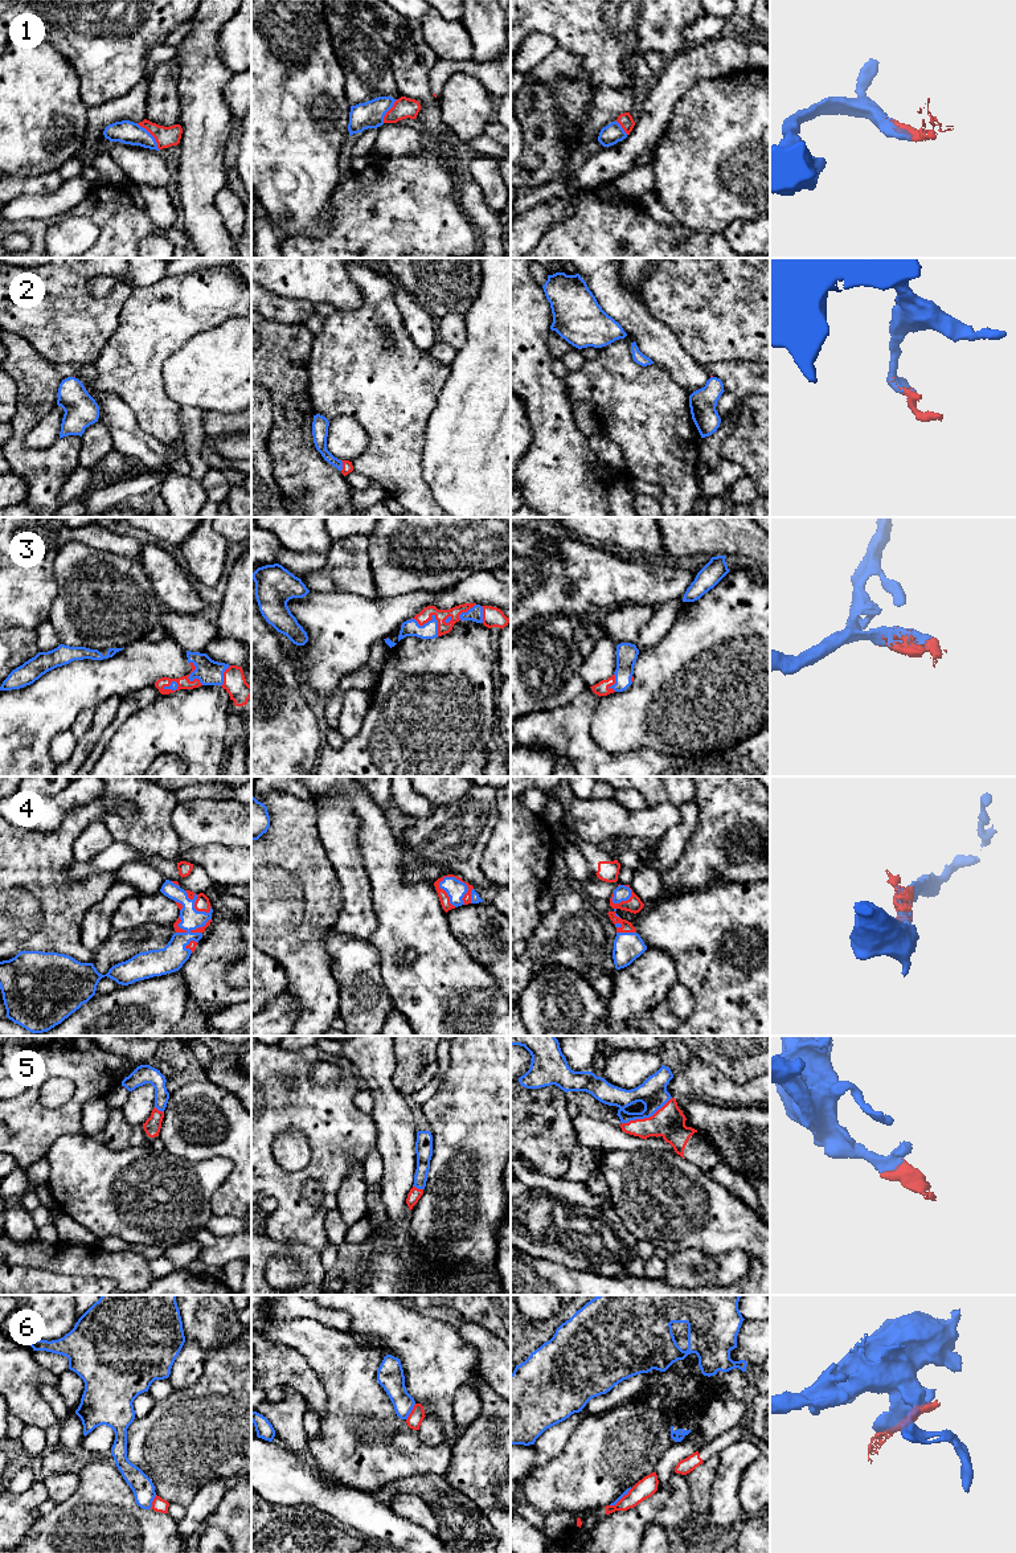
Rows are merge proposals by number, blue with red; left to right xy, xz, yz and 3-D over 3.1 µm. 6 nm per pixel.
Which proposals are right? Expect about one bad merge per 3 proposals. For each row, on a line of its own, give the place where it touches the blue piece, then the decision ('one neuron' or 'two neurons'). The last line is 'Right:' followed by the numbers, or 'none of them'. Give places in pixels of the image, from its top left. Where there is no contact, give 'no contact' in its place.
1: xy (151, 135) | one neuron
2: xz (341, 464) | one neuron
3: xz (433, 618) | one neuron
4: xz (461, 881) | one neuron
5: yz (646, 1117) | one neuron
6: xz (410, 1412) | two neurons
Right: 1, 2, 3, 4, 5

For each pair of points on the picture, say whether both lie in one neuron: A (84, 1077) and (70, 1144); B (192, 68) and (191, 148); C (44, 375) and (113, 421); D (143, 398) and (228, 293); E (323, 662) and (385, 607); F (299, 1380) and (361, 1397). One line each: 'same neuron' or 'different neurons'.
A: different neurons
B: same neuron
C: different neurons
D: same neuron
E: same neuron
F: different neurons

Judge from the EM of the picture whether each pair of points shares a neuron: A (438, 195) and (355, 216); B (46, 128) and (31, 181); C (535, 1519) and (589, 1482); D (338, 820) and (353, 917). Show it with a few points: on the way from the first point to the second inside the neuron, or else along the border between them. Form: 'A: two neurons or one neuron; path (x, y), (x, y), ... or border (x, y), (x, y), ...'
A: one neuron; path (417, 196), (409, 204), (376, 204)
B: two neurons; border (57, 169), (36, 175), (13, 175)
C: two neurons; border (527, 1503), (544, 1515)
D: one neuron; path (340, 844), (345, 868), (353, 877), (353, 893)

